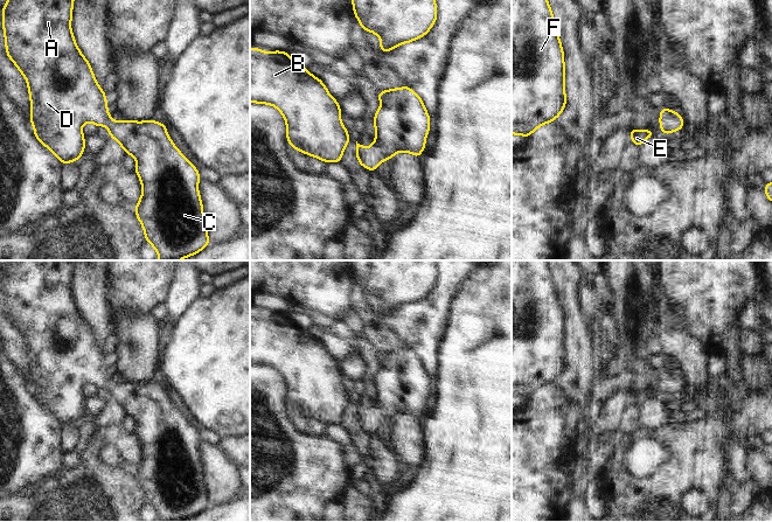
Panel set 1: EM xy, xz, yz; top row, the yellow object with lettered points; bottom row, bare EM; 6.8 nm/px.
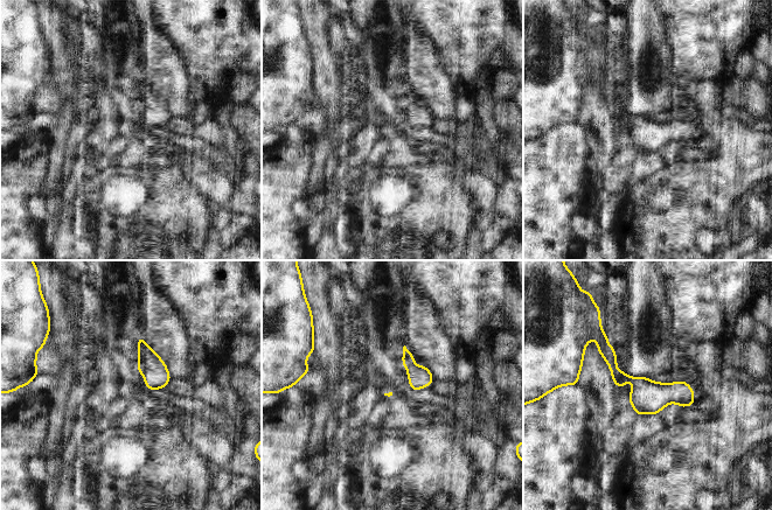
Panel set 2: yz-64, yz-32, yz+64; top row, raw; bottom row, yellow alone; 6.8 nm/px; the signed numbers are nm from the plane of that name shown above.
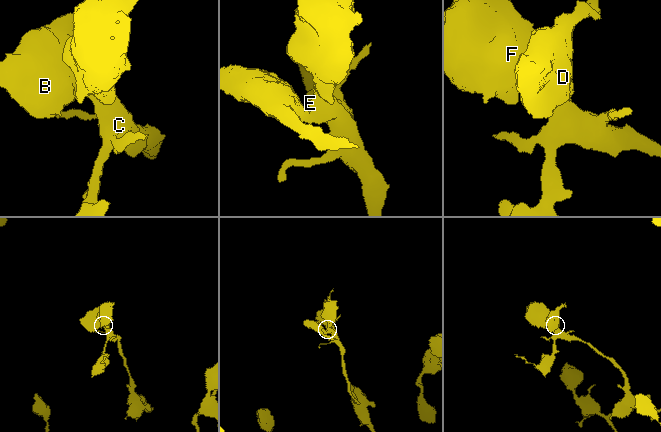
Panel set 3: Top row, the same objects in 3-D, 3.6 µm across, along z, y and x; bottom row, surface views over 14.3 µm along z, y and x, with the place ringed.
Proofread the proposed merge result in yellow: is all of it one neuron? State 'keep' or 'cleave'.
keep

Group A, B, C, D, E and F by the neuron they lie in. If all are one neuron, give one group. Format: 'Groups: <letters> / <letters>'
Groups: A B C D E F.

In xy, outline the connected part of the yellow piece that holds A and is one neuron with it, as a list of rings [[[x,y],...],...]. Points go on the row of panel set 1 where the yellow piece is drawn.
[[[8,0],[1,7],[6,53],[28,83],[30,121],[36,139],[48,147],[63,165],[78,160],[85,151],[85,137],[82,133],[82,126],[85,123],[91,121],[98,127],[106,125],[109,135],[116,139],[123,149],[137,160],[134,172],[141,181],[142,194],[135,206],[135,216],[145,231],[145,241],[157,250],[159,260],[180,260],[193,256],[209,245],[203,206],[197,188],[201,180],[199,169],[175,147],[167,134],[167,126],[164,124],[155,120],[112,120],[112,116],[107,112],[105,91],[96,82],[88,60],[75,42],[70,26],[72,4],[74,0]]]

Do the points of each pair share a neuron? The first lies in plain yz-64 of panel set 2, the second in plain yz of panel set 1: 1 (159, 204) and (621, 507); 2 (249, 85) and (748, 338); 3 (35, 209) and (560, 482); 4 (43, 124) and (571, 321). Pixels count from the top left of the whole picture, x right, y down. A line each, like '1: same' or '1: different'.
1: same
2: same
3: same
4: same

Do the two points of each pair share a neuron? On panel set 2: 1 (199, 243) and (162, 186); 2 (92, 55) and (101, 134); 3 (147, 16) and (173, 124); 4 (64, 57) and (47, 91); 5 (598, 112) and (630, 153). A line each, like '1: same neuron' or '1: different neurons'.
1: same neuron
2: same neuron
3: different neurons
4: different neurons
5: different neurons

